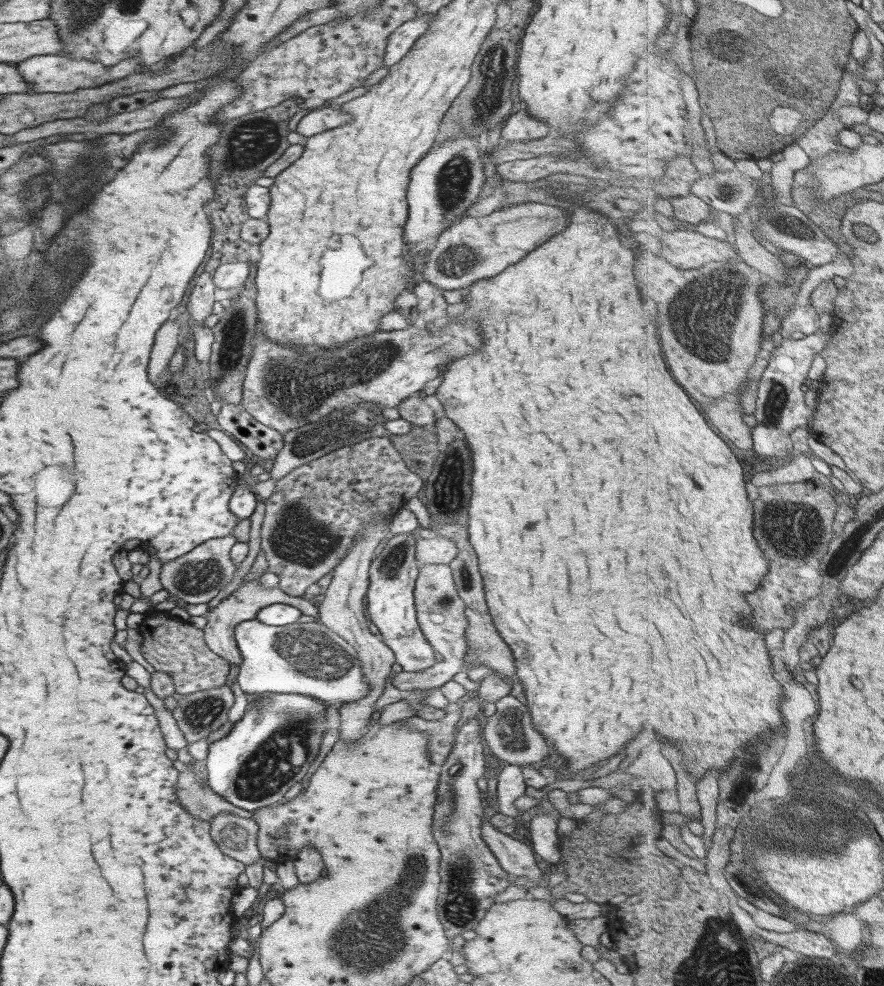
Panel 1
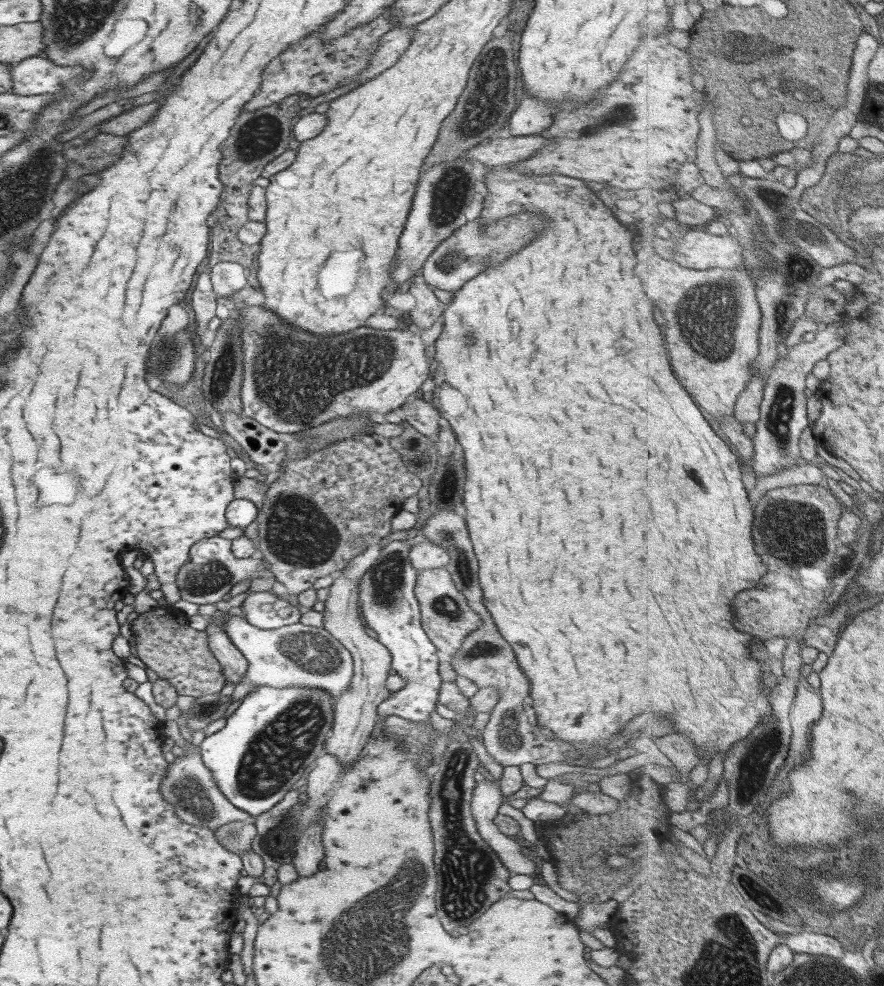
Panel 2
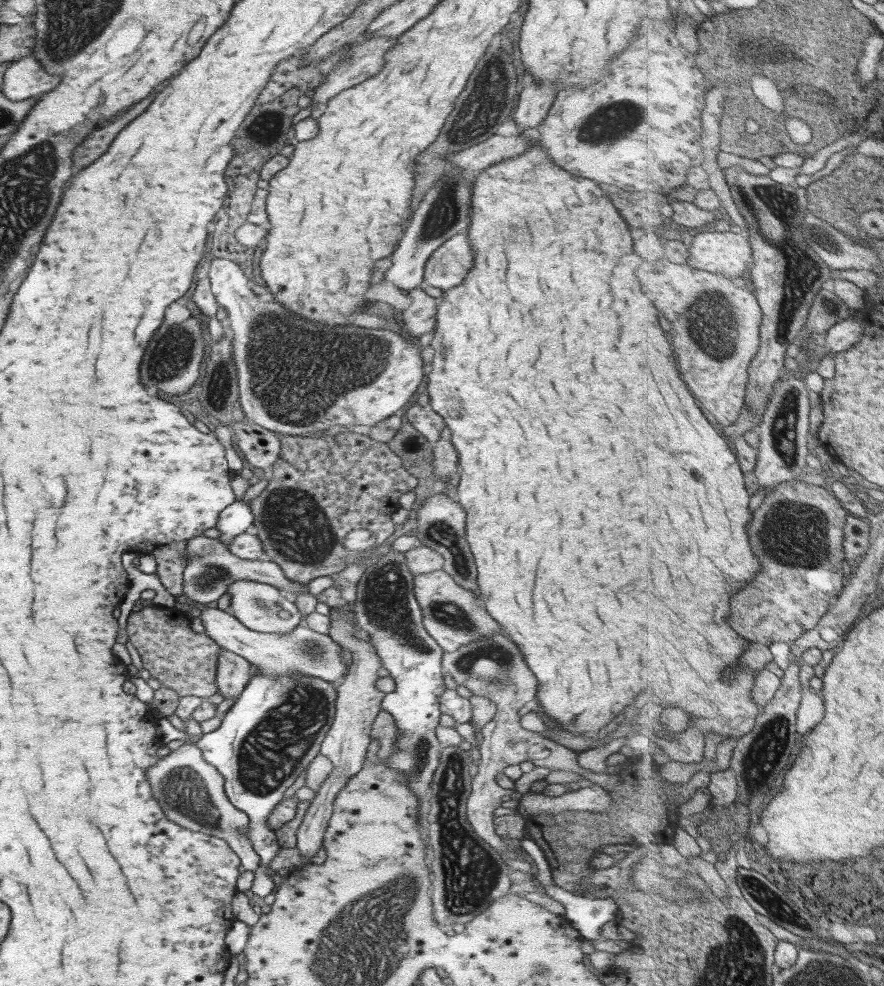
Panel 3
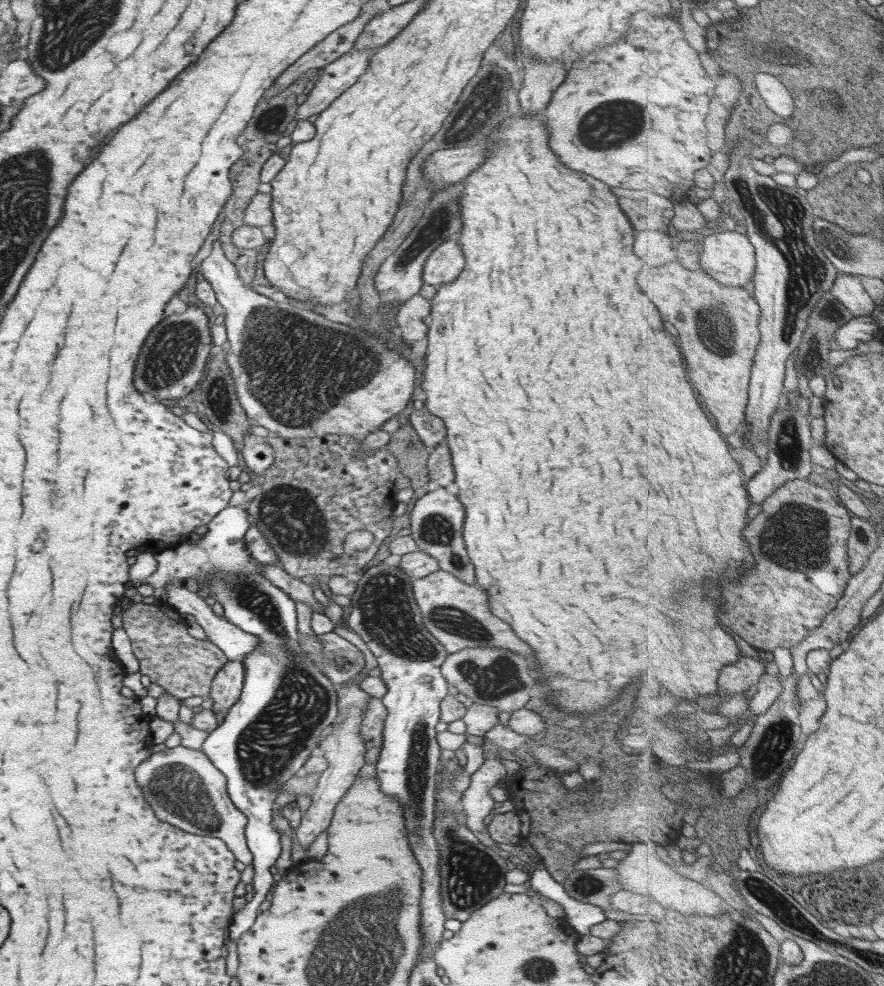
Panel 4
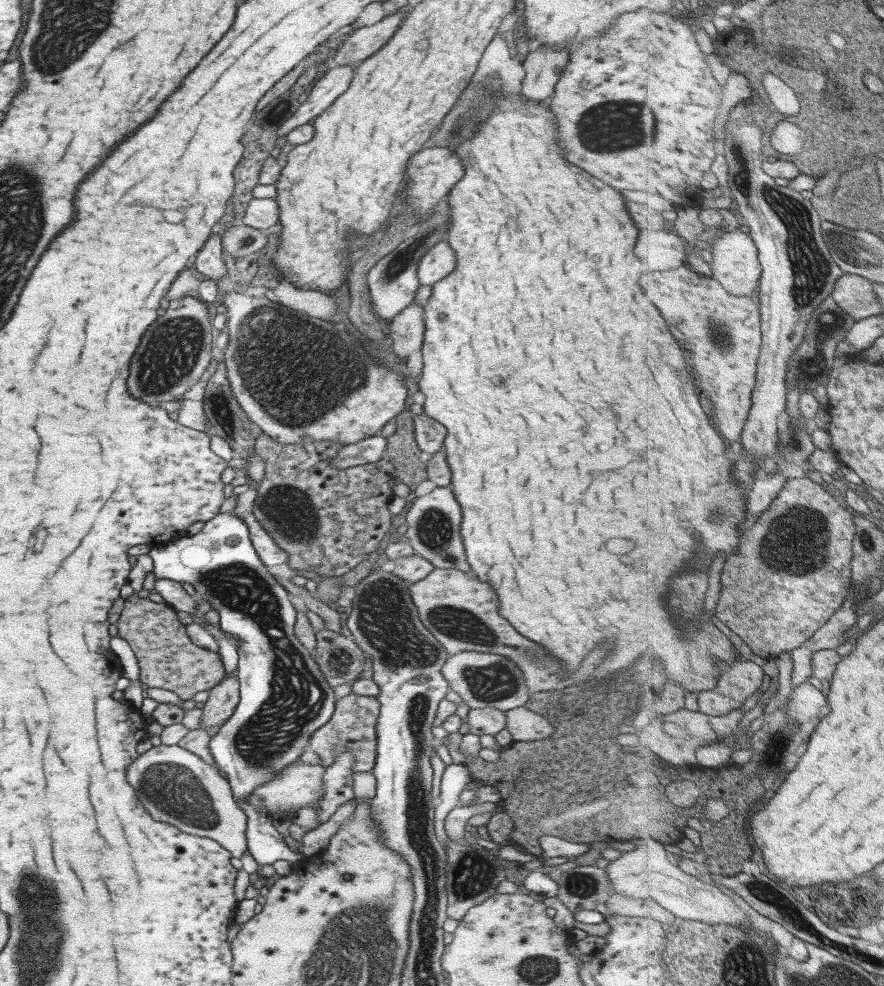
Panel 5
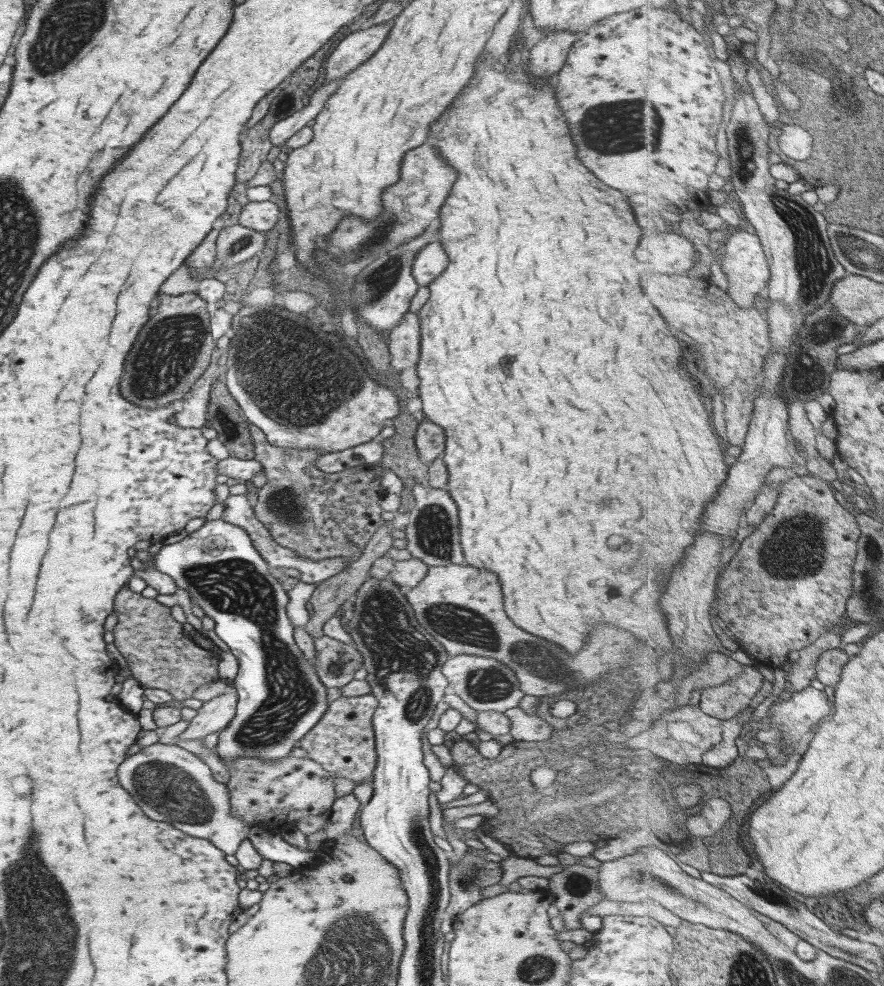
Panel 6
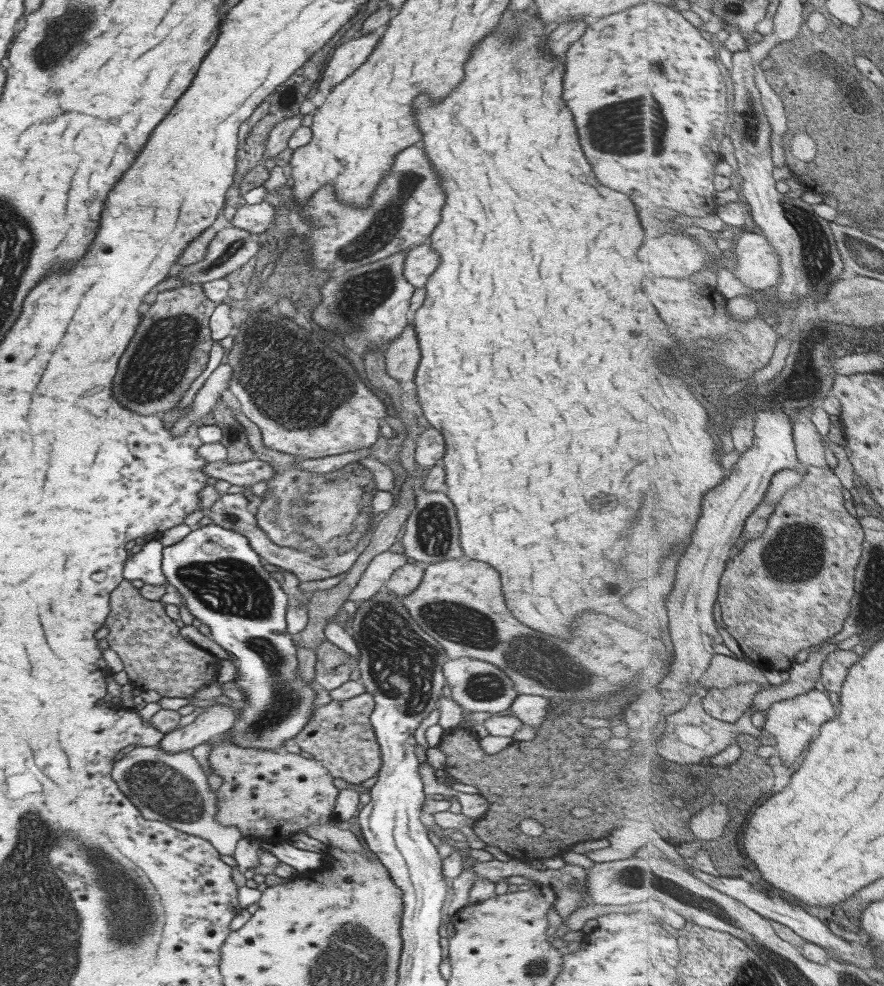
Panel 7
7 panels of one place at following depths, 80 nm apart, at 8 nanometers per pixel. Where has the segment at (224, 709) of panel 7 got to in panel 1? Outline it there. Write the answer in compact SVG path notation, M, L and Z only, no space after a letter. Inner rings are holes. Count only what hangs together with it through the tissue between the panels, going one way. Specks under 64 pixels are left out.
M255 579L254 581L248 581L245 585L241 585L241 587L235 589L231 595L222 599L213 609L207 611L205 614L206 624L202 628L207 648L217 654L219 658L226 660L229 665L239 667L242 663L242 658L236 647L234 626L238 622L253 619L260 608L275 603L290 604L297 608L297 610L300 610L302 615L312 616L316 622L318 622L318 608L313 606L313 601L308 602L303 598L293 599L278 587L261 587L258 583L258 579Z

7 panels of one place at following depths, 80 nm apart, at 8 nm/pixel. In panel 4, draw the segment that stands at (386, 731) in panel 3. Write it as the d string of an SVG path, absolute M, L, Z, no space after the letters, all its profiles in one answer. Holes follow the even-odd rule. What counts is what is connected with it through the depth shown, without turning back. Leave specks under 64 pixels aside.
M371 697L364 708L358 735L365 747L365 764L378 761L382 744L382 728L386 712L380 699Z

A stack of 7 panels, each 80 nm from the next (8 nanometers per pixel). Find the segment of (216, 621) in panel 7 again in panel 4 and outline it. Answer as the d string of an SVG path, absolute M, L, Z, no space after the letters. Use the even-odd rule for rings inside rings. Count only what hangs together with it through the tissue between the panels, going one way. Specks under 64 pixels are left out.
M225 507L206 524L207 532L202 534L199 542L189 544L189 540L178 544L174 549L159 550L153 553L156 569L140 584L146 583L153 587L152 596L156 602L166 604L166 594L163 585L170 580L185 581L186 578L202 576L208 570L214 570L212 579L208 582L210 597L219 602L223 608L222 617L239 630L258 638L254 651L241 658L243 663L242 689L237 702L227 709L227 714L221 724L217 725L201 744L200 751L207 756L211 765L223 774L226 782L227 796L247 820L244 837L247 848L252 856L252 888L255 893L265 896L272 884L269 867L281 854L279 833L272 824L272 811L275 809L273 799L277 790L281 790L289 778L302 769L303 764L313 749L318 751L319 738L335 720L337 715L337 686L334 686L315 666L314 662L300 649L298 632L296 631L296 610L294 601L280 588L273 586L261 573L260 568L245 550L243 535L250 523L246 511L240 507Z

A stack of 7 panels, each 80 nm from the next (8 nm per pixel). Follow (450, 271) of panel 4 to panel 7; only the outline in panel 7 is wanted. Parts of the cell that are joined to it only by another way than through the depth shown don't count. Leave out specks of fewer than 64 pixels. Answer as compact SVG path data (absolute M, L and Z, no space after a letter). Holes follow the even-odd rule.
M428 243L417 245L405 252L403 263L403 279L413 286L413 289L425 287L427 278L433 274L433 270L439 266L436 252Z

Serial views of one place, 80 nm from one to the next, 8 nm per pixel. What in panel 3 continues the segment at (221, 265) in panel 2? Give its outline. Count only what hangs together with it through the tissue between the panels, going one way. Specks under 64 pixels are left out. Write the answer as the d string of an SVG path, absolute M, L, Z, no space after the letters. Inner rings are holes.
M209 258L207 260L205 269L202 273L207 279L209 279L211 293L217 302L218 307L223 308L227 313L225 320L226 328L231 332L233 342L231 342L231 354L232 361L236 370L236 383L238 386L238 402L243 412L244 419L247 421L253 421L255 424L282 435L293 436L314 436L318 435L322 430L328 430L332 426L339 426L343 428L343 432L349 430L352 426L370 426L378 425L383 422L384 419L391 415L396 415L399 410L409 399L413 396L415 388L421 382L423 378L423 370L421 369L422 361L419 356L417 348L409 342L404 340L397 333L393 333L384 329L375 330L369 328L360 328L353 325L347 326L323 326L323 324L317 324L317 322L307 322L307 320L301 320L299 316L287 312L283 306L275 304L274 302L263 303L259 301L258 296L253 294L249 289L250 282L243 275L243 272L239 269L239 266L235 262L231 262L231 259Z

